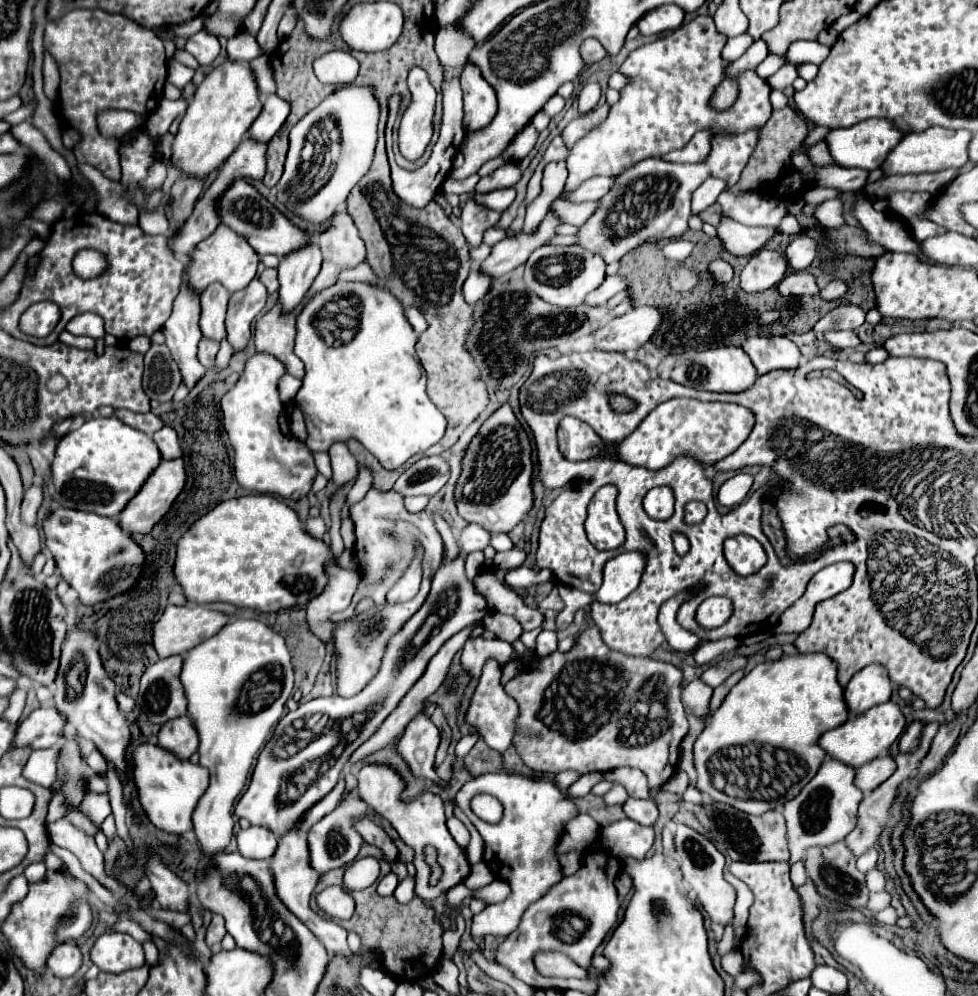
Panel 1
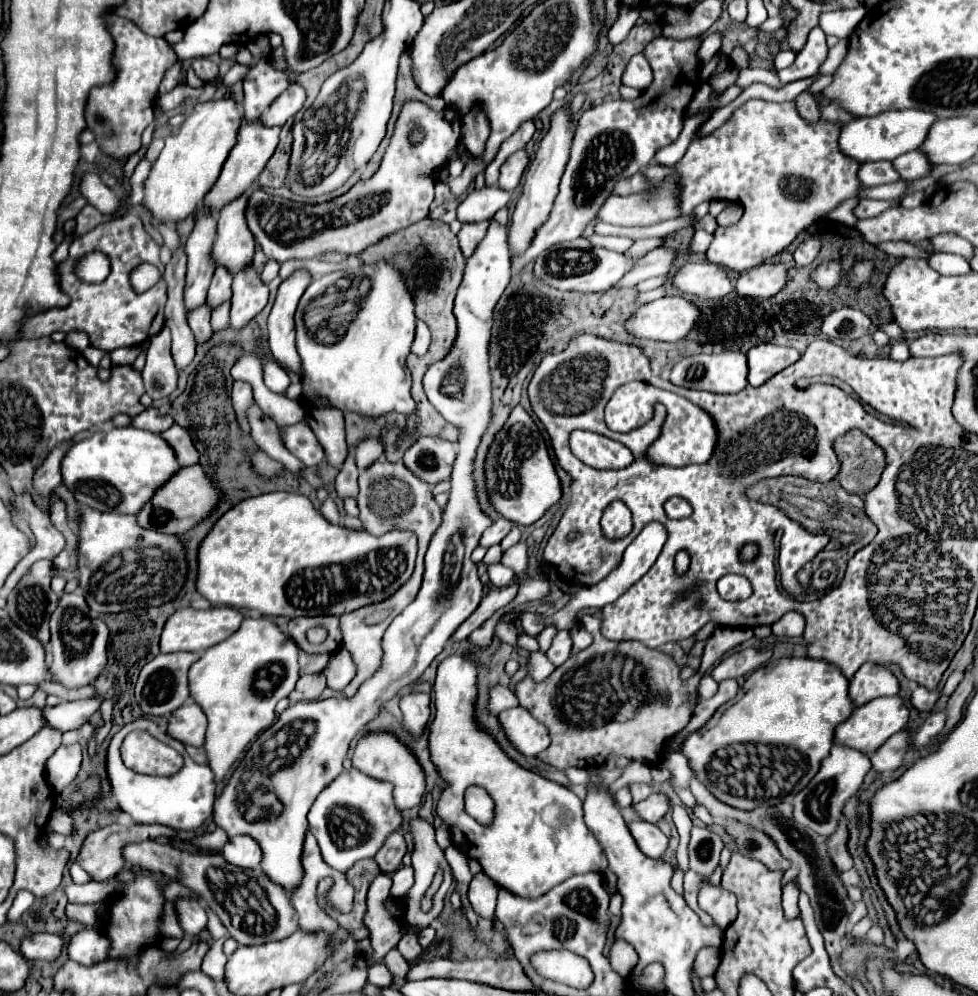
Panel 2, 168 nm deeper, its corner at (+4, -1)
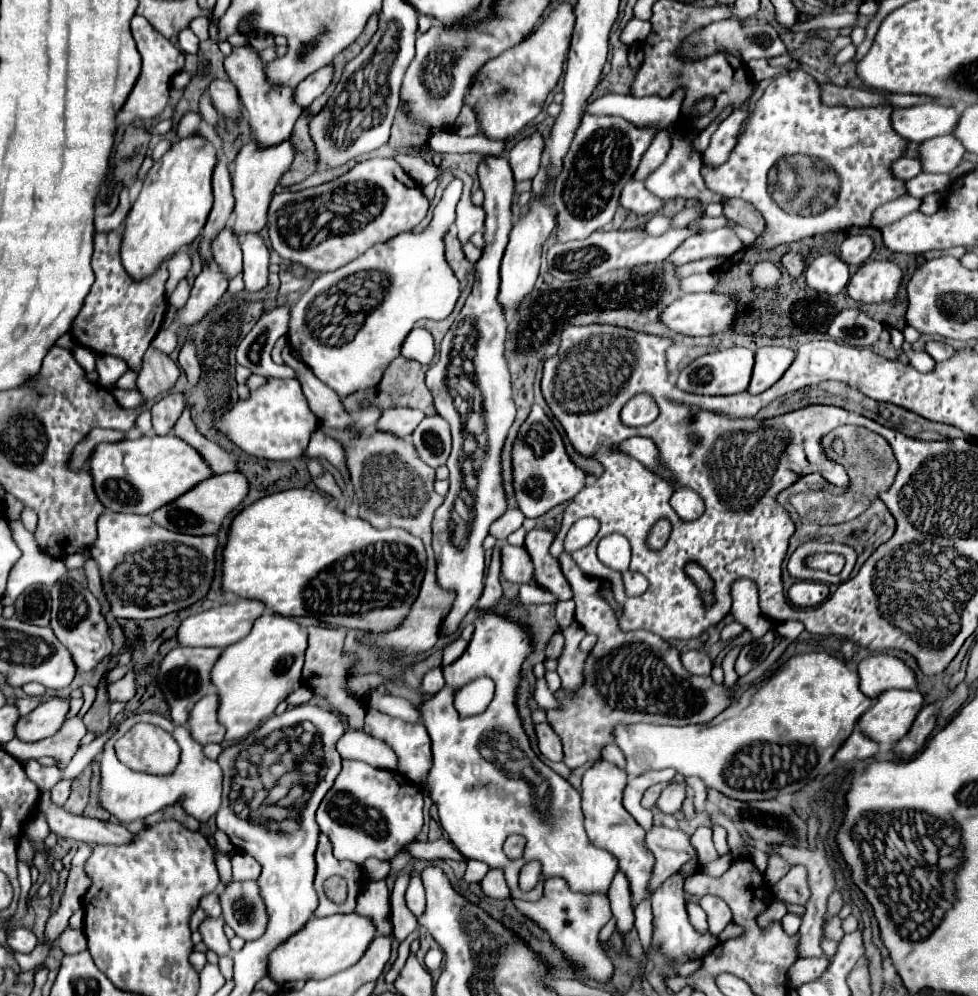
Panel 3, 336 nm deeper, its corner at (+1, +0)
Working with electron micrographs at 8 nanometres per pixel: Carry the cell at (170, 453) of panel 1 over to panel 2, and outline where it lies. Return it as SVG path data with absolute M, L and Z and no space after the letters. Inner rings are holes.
M173 424L173 426L167 428L165 432L161 432L161 438L167 440L167 444L171 444L171 448L175 450L175 456L177 456L177 460L179 460L181 466L197 464L199 454L197 454L197 450L195 450L195 446L193 446L189 434L187 434L181 426Z

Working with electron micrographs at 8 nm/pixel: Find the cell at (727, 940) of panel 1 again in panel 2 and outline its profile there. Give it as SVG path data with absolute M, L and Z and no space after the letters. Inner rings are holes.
M707 946L707 948L699 950L693 972L695 972L697 976L705 978L705 976L709 976L709 974L715 974L719 962L721 962L721 950L719 950L719 948L713 948L713 946Z

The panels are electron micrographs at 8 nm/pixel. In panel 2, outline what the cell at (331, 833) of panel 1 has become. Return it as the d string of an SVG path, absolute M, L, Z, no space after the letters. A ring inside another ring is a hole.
M351 768L319 794L319 800L315 800L307 818L309 830L321 848L321 856L331 868L347 872L357 860L373 858L385 838L401 826L403 818L393 804L391 790L393 786L389 782L379 782Z

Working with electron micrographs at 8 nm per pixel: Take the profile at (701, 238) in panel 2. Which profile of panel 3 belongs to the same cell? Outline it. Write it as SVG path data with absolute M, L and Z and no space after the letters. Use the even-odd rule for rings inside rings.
M732 229L704 231L700 235L690 237L688 241L684 241L678 247L678 251L674 251L668 257L668 261L674 265L684 265L684 263L704 259L704 257L716 257L716 255L732 257L742 247L744 247L742 241L738 239L738 235Z

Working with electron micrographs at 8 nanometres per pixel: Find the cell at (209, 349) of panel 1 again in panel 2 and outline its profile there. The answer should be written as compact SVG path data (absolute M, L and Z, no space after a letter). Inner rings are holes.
M205 304L199 306L195 312L191 312L191 314L187 316L189 328L191 328L193 334L195 334L195 342L197 342L197 344L205 344L205 342L211 340L213 330L211 330L211 324L209 324L209 316L211 316L211 310L209 310Z

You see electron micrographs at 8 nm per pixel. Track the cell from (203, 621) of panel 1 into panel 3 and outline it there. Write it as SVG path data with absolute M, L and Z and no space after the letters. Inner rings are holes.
M240 599L238 603L228 603L228 605L220 605L216 609L204 611L204 613L196 613L190 615L188 619L182 621L180 629L178 629L178 641L184 647L228 647L238 643L240 639L244 639L254 621L266 611L264 603L258 603L258 599Z

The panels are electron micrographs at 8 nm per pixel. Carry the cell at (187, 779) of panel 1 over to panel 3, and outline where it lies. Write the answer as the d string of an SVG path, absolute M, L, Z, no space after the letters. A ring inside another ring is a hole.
M140 713L140 715L126 719L120 725L118 733L104 745L104 751L100 755L100 807L106 809L108 813L112 813L120 823L132 823L138 819L142 821L148 815L160 811L162 807L176 803L180 797L184 797L182 807L186 809L186 813L196 817L198 821L206 823L220 807L220 793L222 793L222 769L220 769L220 765L202 753L202 745L192 739L190 729L174 725L170 719L166 719L158 713ZM138 721L158 725L178 741L182 755L180 755L178 767L170 775L138 773L138 771L132 771L118 761L118 757L114 753L114 743L118 737L122 737Z

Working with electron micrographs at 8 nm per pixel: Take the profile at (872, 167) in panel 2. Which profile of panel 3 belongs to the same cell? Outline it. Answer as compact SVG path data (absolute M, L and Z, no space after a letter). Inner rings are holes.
M900 157L898 161L892 163L892 173L904 181L916 177L922 173L922 165L920 159L910 159L910 157Z

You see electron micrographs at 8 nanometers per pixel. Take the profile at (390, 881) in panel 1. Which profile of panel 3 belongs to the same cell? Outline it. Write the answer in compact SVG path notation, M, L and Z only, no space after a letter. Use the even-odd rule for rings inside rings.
M370 881L364 885L358 895L356 913L370 917L380 935L390 935L390 891L386 887L386 881Z

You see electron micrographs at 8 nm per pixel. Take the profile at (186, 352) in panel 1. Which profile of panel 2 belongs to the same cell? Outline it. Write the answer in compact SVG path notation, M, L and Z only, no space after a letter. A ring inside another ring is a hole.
M203 206L197 210L197 224L187 238L185 254L187 254L187 276L185 276L185 308L193 312L199 304L207 298L207 288L213 276L213 262L209 258L213 240L215 240L215 226L217 218L211 216Z

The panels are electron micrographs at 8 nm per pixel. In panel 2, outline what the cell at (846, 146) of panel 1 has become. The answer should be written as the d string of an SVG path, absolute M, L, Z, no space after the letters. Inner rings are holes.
M891 110L891 112L881 112L879 116L873 118L857 118L841 128L839 150L859 164L893 160L905 152L919 148L933 122L935 122L935 114L919 112L919 110Z

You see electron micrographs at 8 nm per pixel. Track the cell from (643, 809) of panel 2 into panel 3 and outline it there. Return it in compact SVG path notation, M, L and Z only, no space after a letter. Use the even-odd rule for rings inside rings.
M680 781L680 783L670 783L664 791L662 791L662 795L660 795L660 799L658 799L658 807L664 811L664 813L676 813L676 811L680 811L680 807L682 807L682 803L684 803L684 799L686 799L686 781Z

